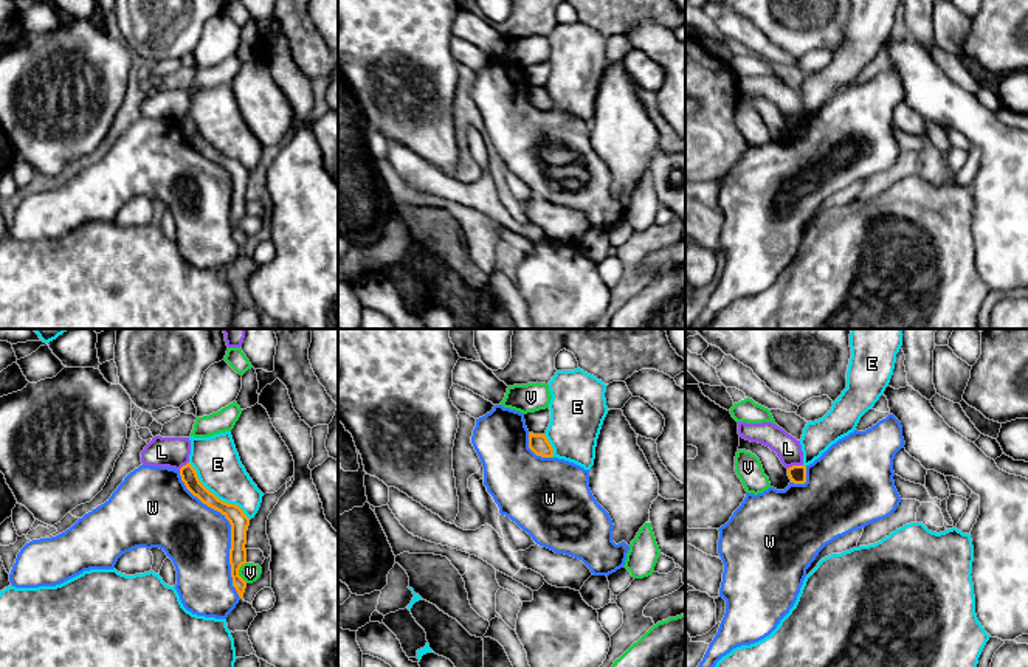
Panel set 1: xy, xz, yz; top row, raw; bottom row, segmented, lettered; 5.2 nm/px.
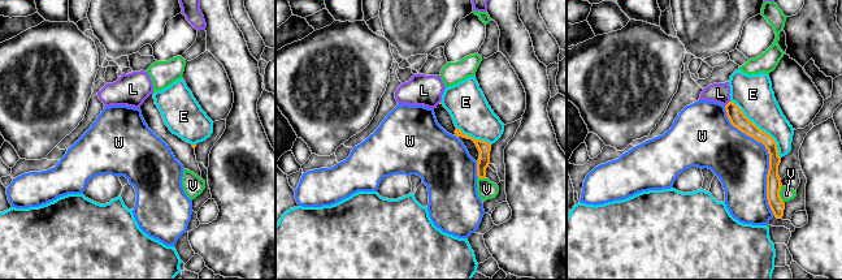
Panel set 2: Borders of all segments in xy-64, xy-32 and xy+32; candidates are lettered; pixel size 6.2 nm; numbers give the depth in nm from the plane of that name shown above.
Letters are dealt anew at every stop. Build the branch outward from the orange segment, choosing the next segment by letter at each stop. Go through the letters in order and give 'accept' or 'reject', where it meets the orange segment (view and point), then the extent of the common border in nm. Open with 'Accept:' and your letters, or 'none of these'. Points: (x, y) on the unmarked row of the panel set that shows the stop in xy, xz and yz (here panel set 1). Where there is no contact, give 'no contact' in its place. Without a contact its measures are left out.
Accept: none of these
E: reject; meets orange in xy at (214, 148); contact 440 nm long
L: reject; meets orange in yz at (794, 118); contact 80 nm long
V: reject; meets orange in xy at (238, 225); contact 110 nm long
W: reject; meets orange in xy at (231, 183); contact 750 nm long

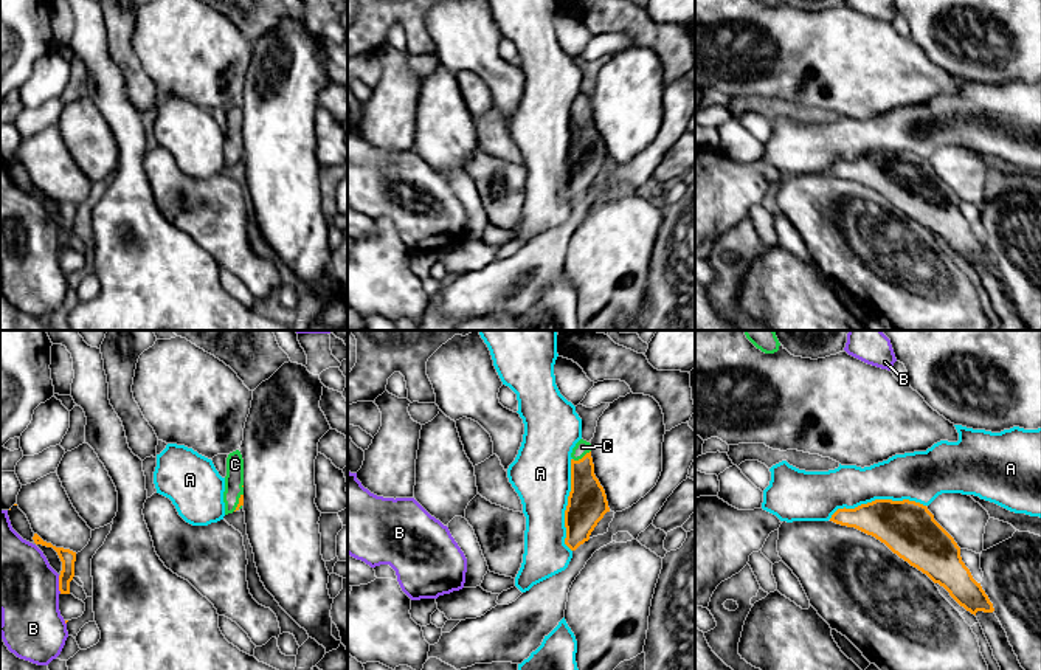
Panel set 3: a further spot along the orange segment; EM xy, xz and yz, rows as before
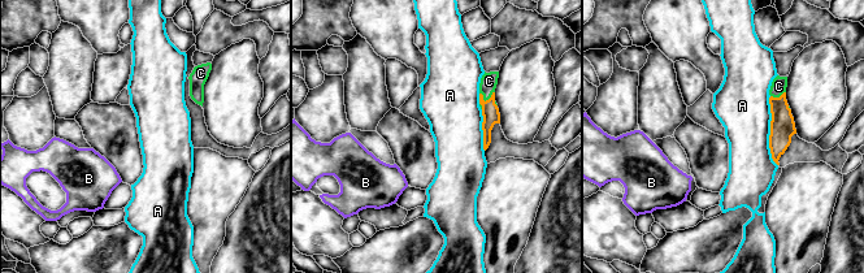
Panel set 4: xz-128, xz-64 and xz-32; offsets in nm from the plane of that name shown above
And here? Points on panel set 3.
Accept: C
A: reject; meets orange in yz at (877, 152); contact 500 nm long
B: reject; meets orange in xy at (59, 238); contact 100 nm long
C: accept; meets orange in xz at (582, 110); contact 110 nm long

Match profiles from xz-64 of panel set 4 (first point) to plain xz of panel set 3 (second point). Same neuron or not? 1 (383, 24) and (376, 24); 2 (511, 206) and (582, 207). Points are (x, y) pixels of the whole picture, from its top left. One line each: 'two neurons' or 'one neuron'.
1: two neurons
2: two neurons

